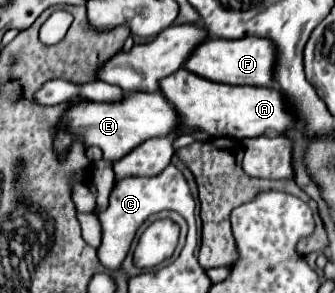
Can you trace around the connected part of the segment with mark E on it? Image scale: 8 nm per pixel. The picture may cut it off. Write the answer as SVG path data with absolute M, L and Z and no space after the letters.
M132 93L118 103L94 103L94 101L78 103L64 115L64 125L66 131L62 131L56 137L56 149L60 155L64 155L64 151L72 143L70 133L76 133L84 139L86 145L100 147L104 160L116 163L120 161L120 157L126 157L132 149L136 149L144 141L154 137L166 137L168 133L178 131L180 115L174 109L174 105L160 93Z

